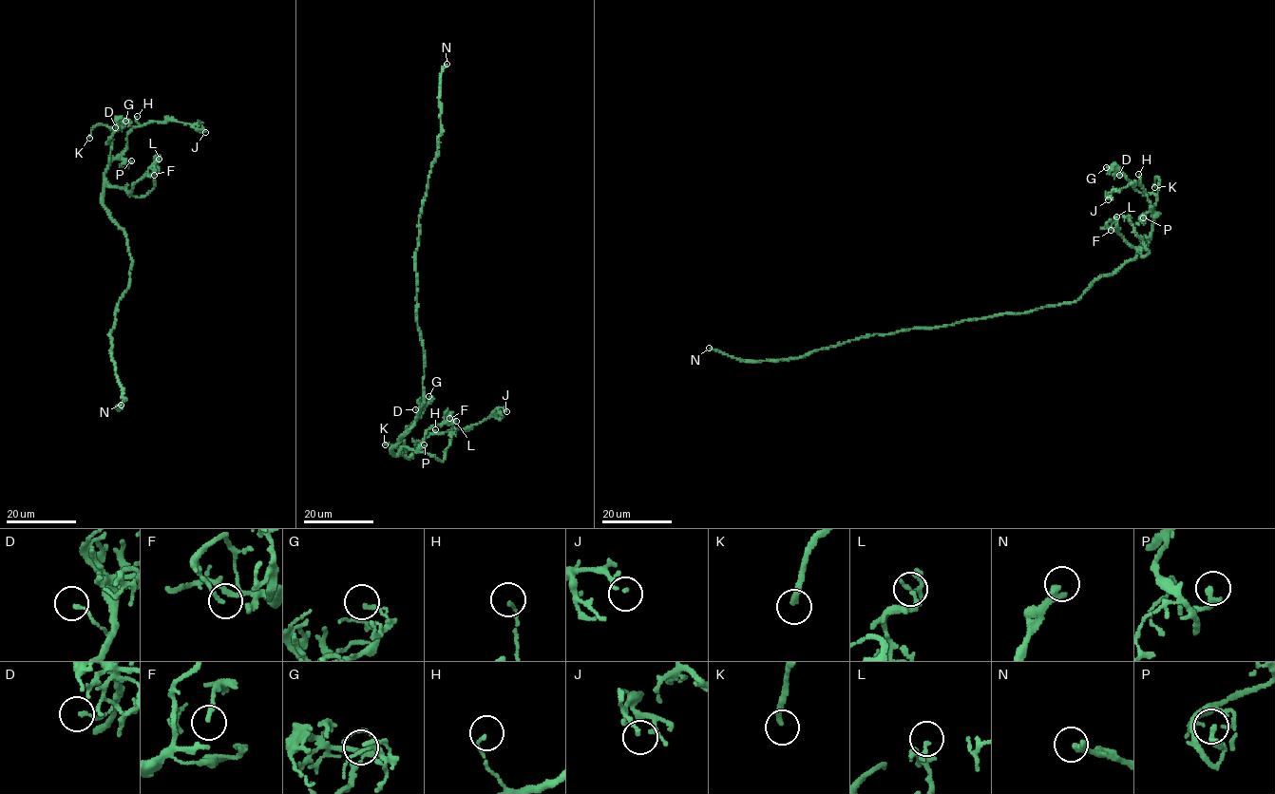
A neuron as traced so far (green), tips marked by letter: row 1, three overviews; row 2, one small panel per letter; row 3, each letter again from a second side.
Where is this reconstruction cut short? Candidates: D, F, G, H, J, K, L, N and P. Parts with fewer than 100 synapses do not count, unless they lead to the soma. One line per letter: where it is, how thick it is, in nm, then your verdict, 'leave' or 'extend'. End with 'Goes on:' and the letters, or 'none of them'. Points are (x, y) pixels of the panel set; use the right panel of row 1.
D: (1119, 175) | 150 nm | leave
F: (1111, 230) | 120 nm | leave
G: (1106, 167) | 150 nm | leave
H: (1138, 174) | 110 nm | leave
J: (1108, 199) | 140 nm | leave
K: (1154, 187) | 240 nm | extend
L: (1116, 217) | 200 nm | leave
N: (709, 348) | 320 nm | extend
P: (1143, 217) | 280 nm | leave
Goes on: K, N

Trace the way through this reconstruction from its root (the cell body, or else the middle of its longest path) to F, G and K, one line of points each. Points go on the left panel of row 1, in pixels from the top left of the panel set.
F: (127, 289), (132, 258), (124, 230), (103, 204), (103, 188), (116, 186), (129, 194), (152, 166), (154, 175)
G: (127, 289), (132, 258), (127, 237), (103, 201), (112, 140), (106, 142), (120, 121), (125, 121)
K: (127, 289), (132, 258), (127, 237), (103, 201), (112, 130), (96, 125), (89, 138)

